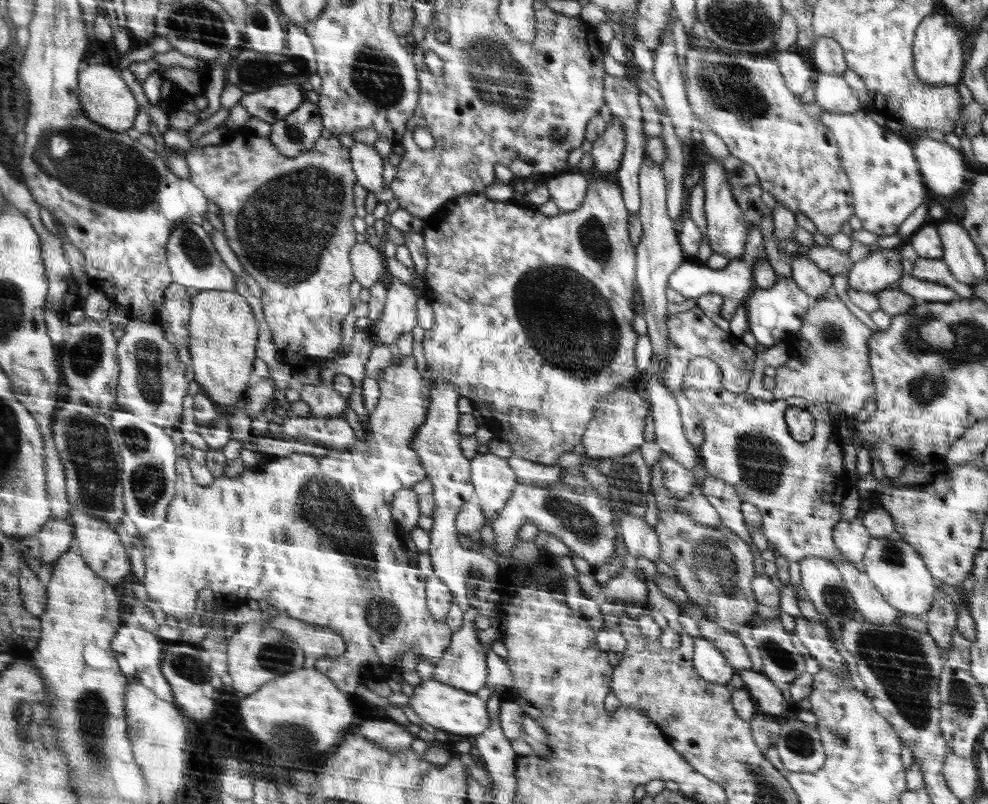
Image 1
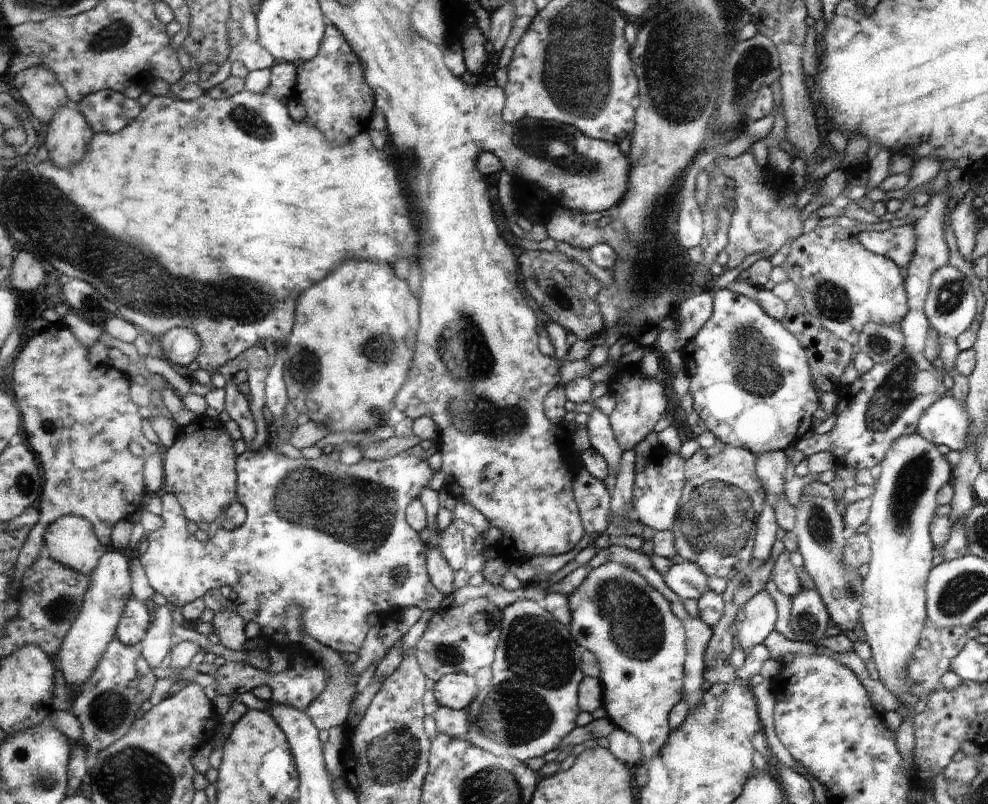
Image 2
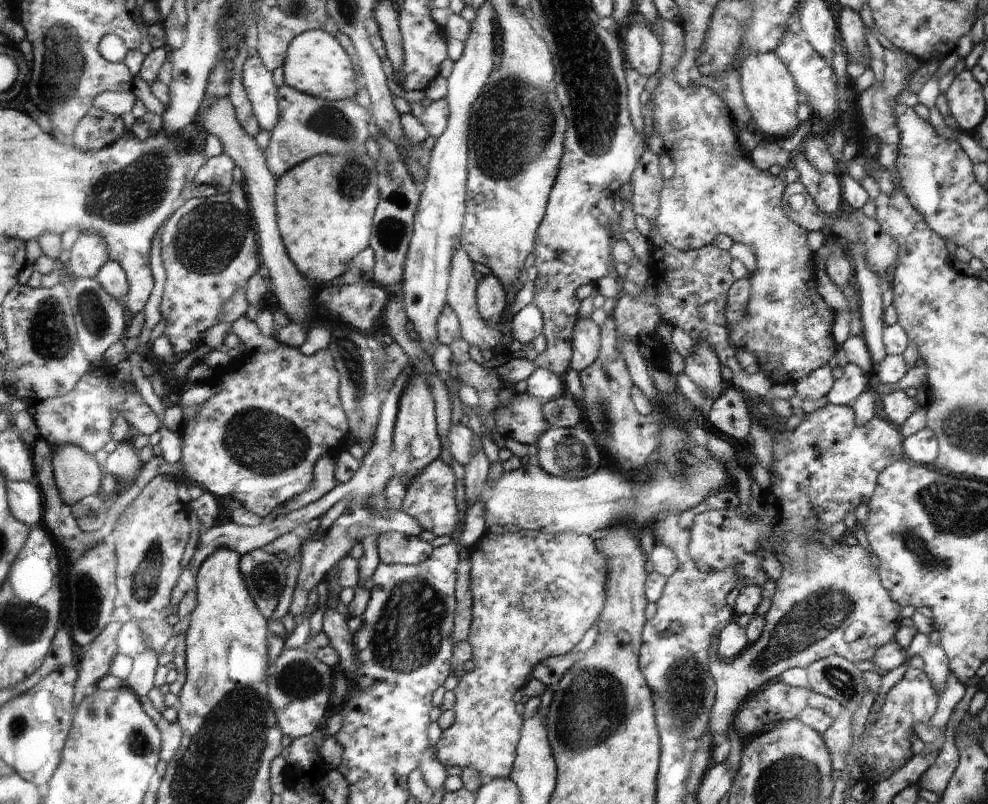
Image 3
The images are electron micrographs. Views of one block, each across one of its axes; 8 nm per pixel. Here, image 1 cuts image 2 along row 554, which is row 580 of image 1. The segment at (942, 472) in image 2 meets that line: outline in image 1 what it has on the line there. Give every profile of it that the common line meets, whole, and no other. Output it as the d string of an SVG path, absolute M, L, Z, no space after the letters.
M897 535L871 537L863 559L864 573L886 602L902 615L924 616L935 603L936 579L930 576L930 569L908 542Z

